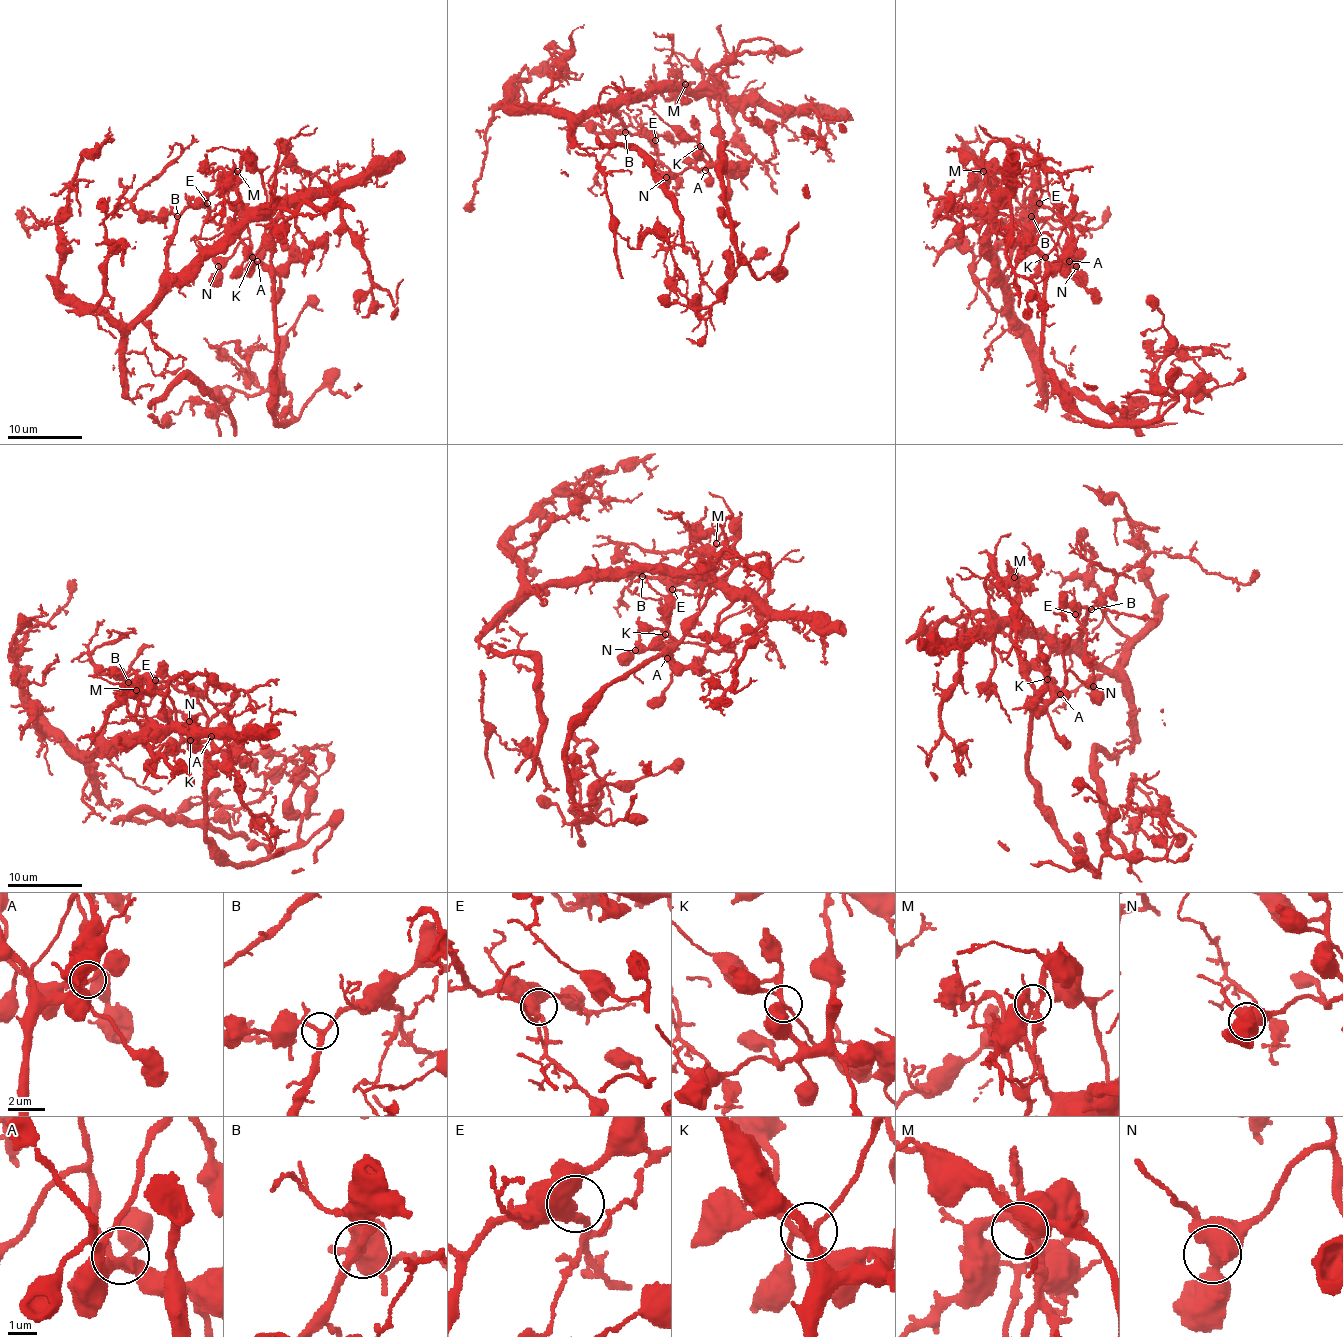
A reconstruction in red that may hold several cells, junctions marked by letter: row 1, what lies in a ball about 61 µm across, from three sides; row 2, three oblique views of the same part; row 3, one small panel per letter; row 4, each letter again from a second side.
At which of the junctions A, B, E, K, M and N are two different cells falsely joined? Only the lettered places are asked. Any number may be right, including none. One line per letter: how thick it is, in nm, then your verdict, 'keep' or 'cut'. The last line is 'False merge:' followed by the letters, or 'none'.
A: 280 nm | keep
B: 240 nm | keep
E: 550 nm | keep
K: 320 nm | keep
M: 260 nm | keep
N: 550 nm | keep
False merge: none

